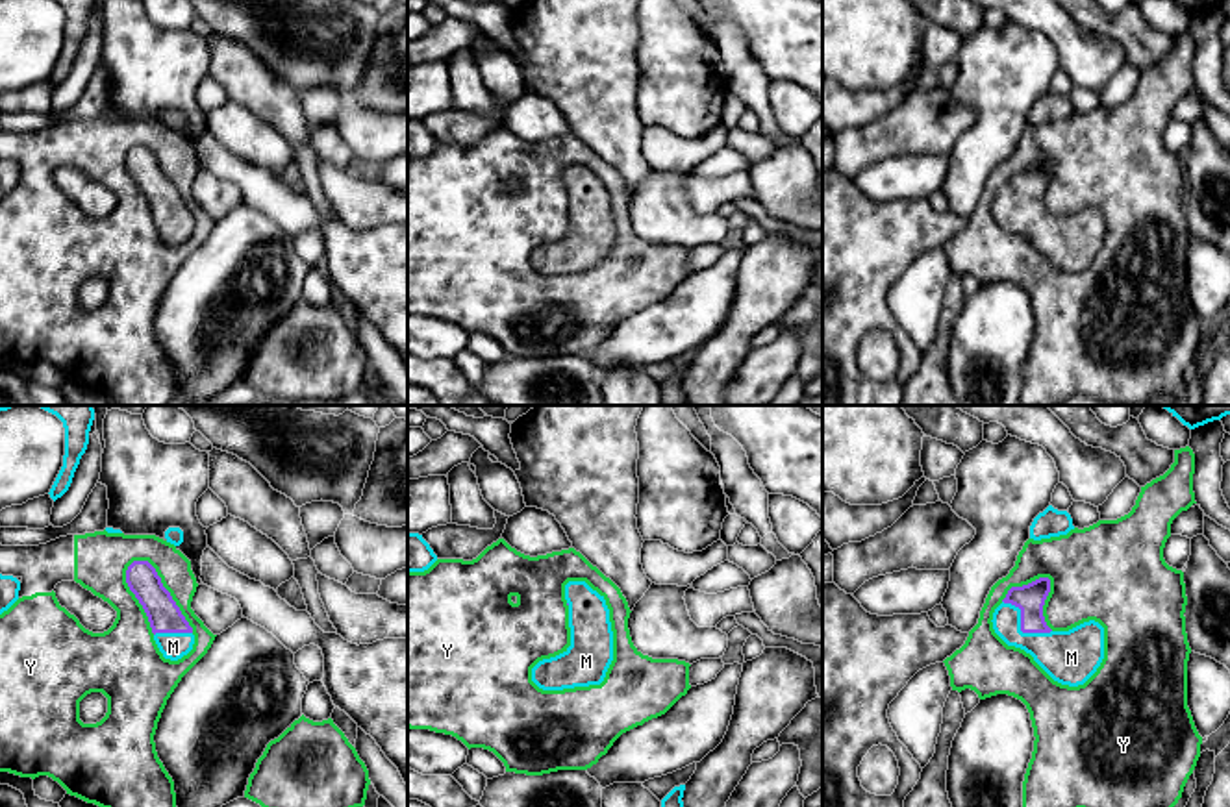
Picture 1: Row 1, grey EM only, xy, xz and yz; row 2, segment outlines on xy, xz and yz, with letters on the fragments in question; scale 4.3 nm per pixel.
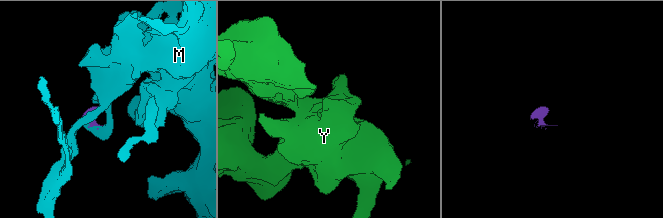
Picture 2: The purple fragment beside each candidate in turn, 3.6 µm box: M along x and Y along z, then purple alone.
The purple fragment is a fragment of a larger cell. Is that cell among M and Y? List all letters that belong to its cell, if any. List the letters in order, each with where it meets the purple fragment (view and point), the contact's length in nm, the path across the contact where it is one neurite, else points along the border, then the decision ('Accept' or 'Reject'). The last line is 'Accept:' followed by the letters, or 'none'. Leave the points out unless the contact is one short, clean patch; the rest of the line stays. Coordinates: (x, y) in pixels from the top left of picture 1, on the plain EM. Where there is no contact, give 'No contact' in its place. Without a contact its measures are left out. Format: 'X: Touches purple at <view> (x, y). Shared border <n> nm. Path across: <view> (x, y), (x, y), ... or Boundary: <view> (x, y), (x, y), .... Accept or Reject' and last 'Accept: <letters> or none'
M: Touches purple at yz (1021, 211). Shared border 260 nm. Accept
Y: Touches purple at xy (167, 176). Shared border 420 nm. Reject
Accept: M

